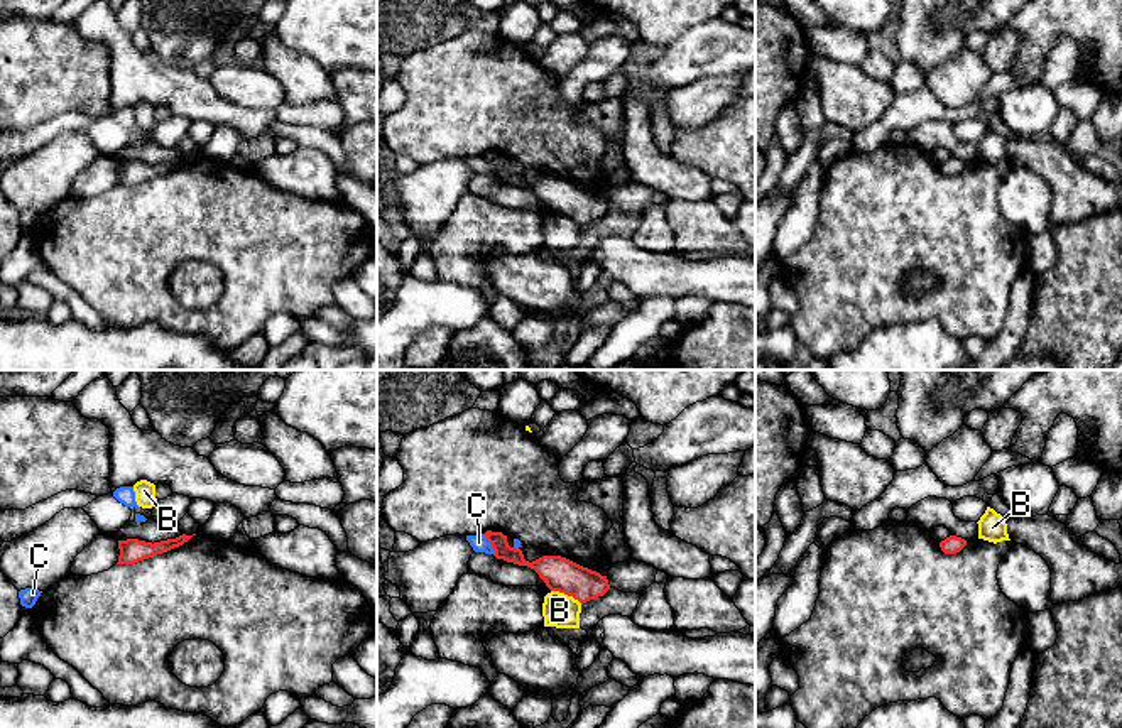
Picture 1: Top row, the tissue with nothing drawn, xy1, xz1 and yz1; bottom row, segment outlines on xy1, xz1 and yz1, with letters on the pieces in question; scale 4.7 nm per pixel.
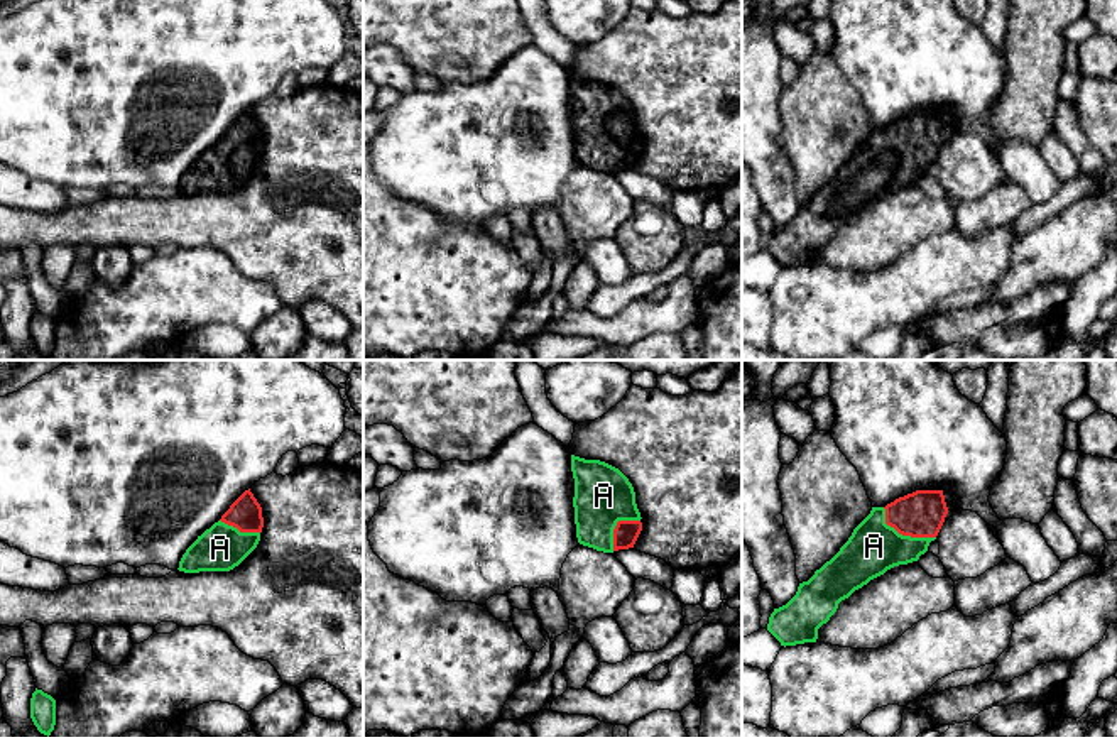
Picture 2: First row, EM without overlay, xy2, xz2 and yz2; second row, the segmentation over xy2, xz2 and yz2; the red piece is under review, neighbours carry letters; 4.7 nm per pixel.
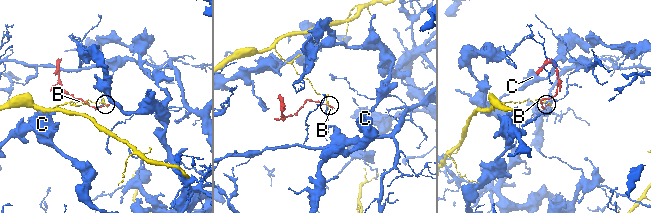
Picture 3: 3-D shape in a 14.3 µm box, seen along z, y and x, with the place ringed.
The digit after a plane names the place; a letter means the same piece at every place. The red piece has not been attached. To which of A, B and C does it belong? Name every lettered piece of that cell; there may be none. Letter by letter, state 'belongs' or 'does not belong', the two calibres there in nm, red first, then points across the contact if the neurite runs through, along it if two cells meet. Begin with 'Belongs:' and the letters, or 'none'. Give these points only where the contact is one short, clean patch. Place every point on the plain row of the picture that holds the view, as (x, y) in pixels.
Belongs: A
A: belongs; calibres 220 and 240 nm; way yz2 (920, 136), (903, 156), (888, 158), (874, 168)
B: does not belong; calibres 160 and 160 nm; border xz1 (551, 211), (571, 217), (582, 225)
C: does not belong; calibres 80 and 80 nm

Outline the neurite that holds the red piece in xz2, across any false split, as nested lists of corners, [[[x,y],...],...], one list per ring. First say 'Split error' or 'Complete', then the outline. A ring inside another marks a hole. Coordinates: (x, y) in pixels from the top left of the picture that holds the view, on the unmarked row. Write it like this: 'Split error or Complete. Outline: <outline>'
Split error. Outline: [[[575,76],[571,93],[578,164],[603,174],[634,169],[642,139],[629,100],[605,83]]]

